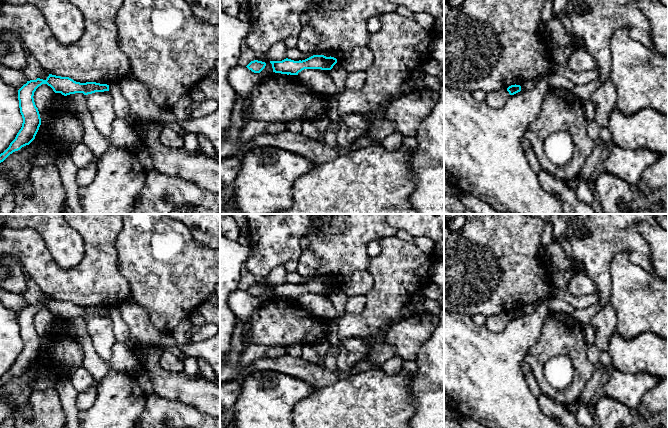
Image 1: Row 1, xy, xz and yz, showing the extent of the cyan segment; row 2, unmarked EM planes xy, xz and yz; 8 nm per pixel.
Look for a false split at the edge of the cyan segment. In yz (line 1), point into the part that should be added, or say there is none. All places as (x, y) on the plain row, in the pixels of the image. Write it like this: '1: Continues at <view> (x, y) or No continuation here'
1: No continuation here

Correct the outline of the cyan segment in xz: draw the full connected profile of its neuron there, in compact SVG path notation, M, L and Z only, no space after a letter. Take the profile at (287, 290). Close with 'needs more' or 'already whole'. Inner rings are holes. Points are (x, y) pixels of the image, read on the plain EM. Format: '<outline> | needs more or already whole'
M313 279L302 285L294 285L286 282L282 285L270 285L270 287L275 297L298 299L304 293L331 294L337 287L337 283L331 280Z | already whole

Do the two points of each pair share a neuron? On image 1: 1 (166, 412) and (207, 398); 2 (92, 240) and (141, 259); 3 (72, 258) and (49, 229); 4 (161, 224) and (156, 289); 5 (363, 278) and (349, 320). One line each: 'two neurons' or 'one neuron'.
1: two neurons
2: two neurons
3: one neuron
4: one neuron
5: two neurons

